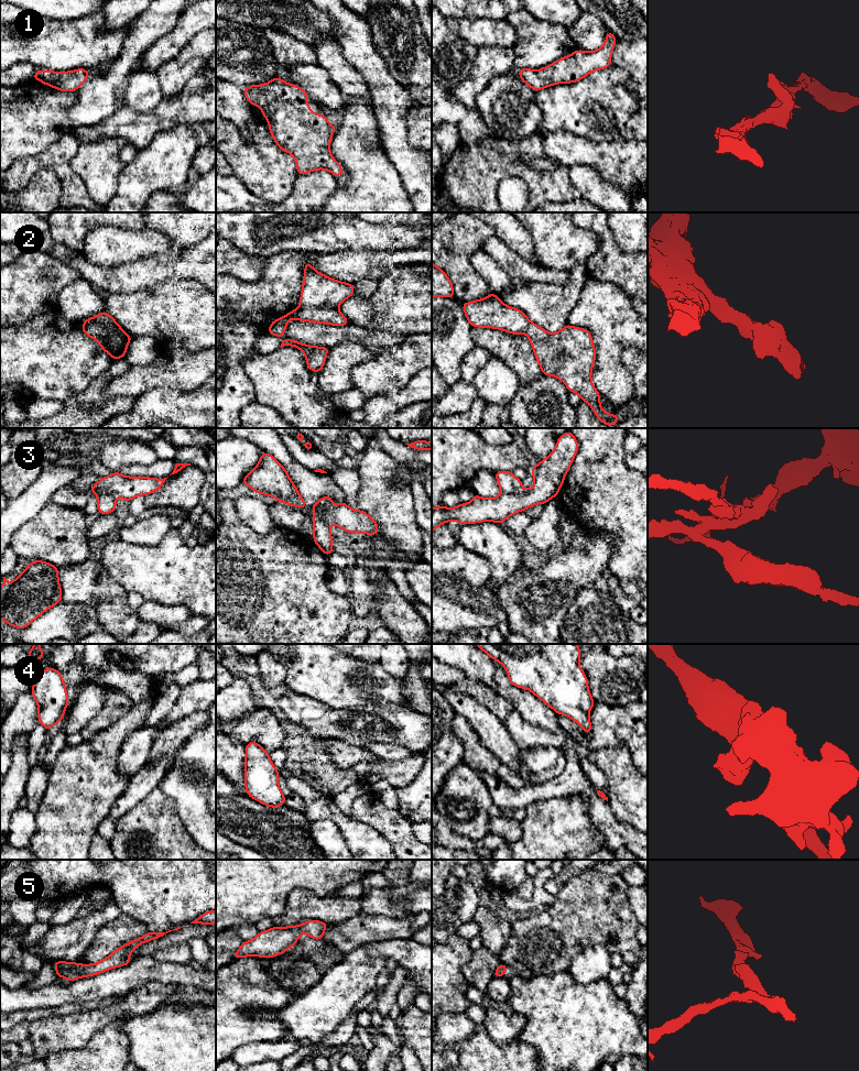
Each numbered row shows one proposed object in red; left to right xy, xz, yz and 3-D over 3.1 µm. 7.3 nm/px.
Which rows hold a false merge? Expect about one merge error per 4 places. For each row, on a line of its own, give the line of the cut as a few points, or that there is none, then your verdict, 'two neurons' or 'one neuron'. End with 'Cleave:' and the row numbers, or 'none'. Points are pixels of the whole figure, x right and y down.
1: no cut; one neuron
2: cut in xy along (83, 324), (97, 326), (116, 345), (119, 345), (124, 339); two neurons
3: cut in yz along (523, 490), (517, 493), (501, 493); two neurons
4: no cut; one neuron
5: no cut; one neuron
Cleave: 2, 3

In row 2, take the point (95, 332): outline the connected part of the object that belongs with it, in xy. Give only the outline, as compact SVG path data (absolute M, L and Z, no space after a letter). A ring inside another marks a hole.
M80 326L83 331L99 342L101 349L104 349L109 356L113 358L113 360L124 358L126 351L128 348L129 342L132 339L132 336L129 336L127 332L124 334L124 340L120 346L116 346L110 341L110 339L105 337L104 331L97 326Z

